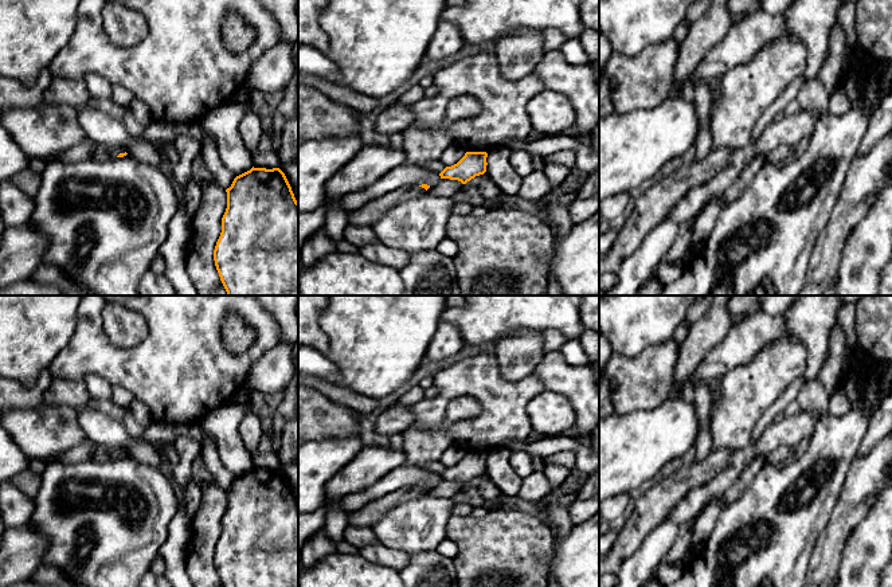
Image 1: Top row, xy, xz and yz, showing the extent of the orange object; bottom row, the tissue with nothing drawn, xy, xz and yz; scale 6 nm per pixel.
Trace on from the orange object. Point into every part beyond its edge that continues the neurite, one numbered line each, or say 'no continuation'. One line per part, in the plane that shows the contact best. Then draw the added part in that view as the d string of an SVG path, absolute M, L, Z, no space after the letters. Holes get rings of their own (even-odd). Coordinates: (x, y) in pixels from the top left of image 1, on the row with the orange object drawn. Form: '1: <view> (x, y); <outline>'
1: xy (102, 152); M95 144L95 156L99 160L110 160L117 157L120 153L125 153L125 150L118 146L105 146L101 144Z

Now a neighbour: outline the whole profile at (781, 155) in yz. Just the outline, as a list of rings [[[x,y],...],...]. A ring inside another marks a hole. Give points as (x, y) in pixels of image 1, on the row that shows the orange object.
[[[786,144],[776,146],[768,154],[766,154],[767,163],[771,163],[774,165],[786,164],[790,160],[791,149],[793,148]]]

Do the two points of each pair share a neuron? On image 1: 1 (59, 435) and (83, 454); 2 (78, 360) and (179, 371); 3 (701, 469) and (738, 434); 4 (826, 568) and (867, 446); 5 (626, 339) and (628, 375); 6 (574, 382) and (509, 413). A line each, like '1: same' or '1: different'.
1: different
2: same
3: different
4: different
5: different
6: different

